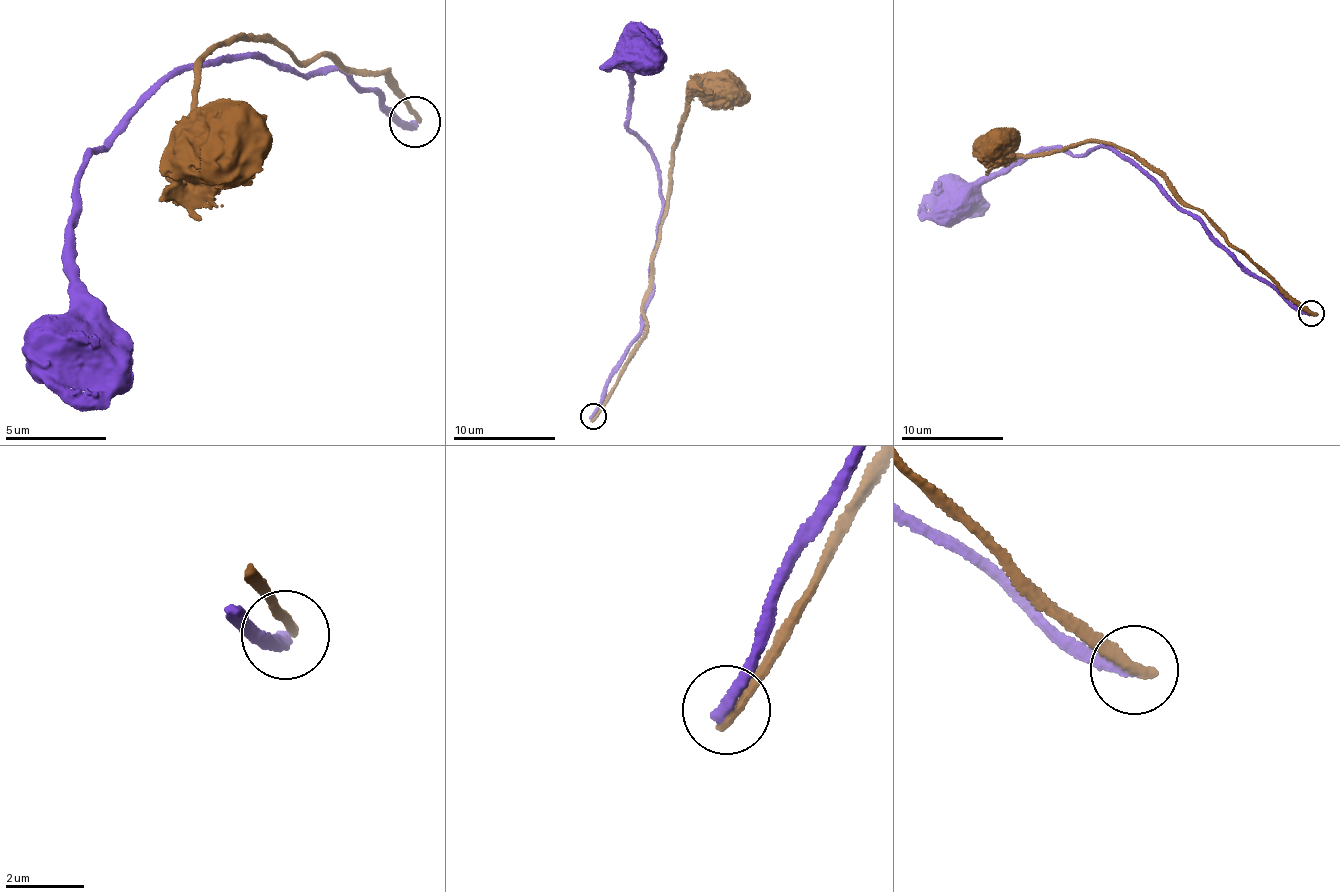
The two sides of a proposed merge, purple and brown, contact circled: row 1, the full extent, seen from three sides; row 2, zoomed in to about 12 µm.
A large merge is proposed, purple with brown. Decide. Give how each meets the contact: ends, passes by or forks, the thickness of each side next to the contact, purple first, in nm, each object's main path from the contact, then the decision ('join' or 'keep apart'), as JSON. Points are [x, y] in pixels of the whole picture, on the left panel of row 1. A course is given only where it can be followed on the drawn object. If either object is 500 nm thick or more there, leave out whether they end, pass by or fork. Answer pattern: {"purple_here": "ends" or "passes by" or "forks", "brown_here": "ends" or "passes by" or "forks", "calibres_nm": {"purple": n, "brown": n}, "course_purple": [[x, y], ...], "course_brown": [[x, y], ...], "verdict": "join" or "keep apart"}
{"purple_here": "ends", "brown_here": "ends", "calibres_nm": {"purple": 300, "brown": 280}, "course_purple": [[413, 121], [342, 73], [260, 58], [160, 85], [79, 165], [66, 225], [89, 334], [71, 352]], "course_brown": [[416, 119], [385, 73], [318, 55], [301, 68], [271, 41], [216, 46], [193, 63], [179, 155], [239, 144]], "verdict": "keep apart"}

